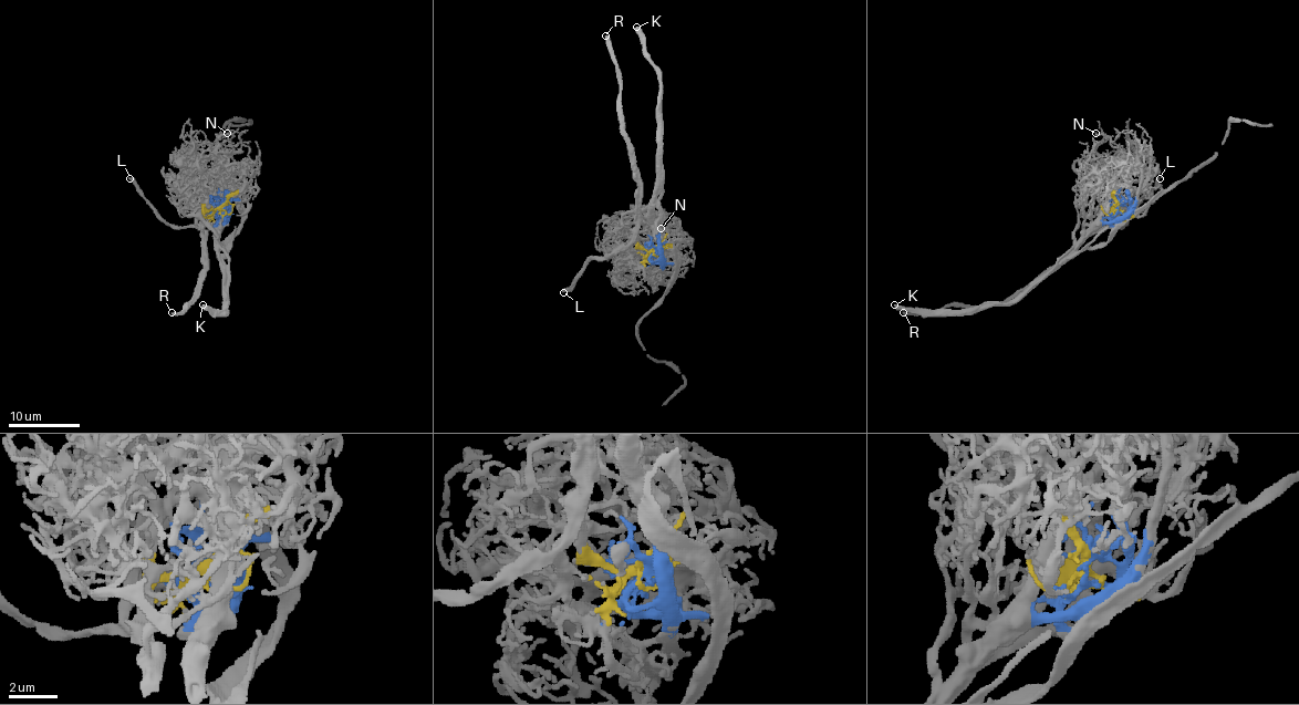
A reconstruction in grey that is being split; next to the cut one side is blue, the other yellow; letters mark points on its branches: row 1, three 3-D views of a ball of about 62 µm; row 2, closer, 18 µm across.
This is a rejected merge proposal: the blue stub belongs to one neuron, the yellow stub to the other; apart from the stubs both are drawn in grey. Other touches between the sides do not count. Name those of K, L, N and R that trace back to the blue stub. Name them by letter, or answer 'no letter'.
K, N

